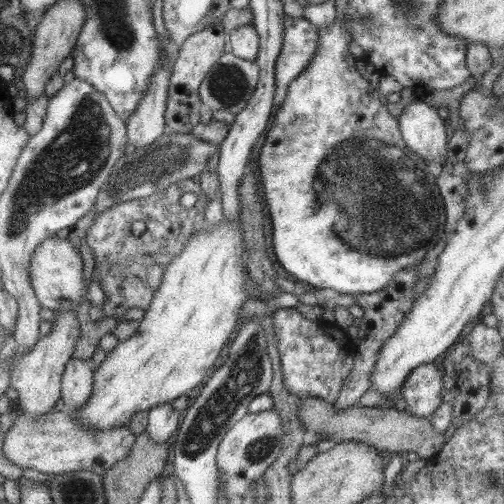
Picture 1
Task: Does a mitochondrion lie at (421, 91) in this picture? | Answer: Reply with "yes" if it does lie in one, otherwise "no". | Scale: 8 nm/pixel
no

